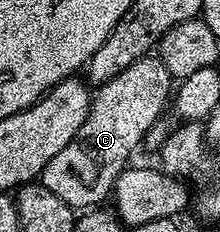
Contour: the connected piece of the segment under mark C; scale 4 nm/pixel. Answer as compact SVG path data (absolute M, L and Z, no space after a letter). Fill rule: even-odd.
M149 54L126 66L118 78L110 78L110 82L95 89L86 122L82 122L78 134L46 162L38 177L39 183L44 184L50 194L58 194L73 210L92 210L103 205L100 203L113 195L116 179L129 163L128 155L143 145L145 134L161 119L164 107L167 104L169 107L173 92L174 78L159 55Z

